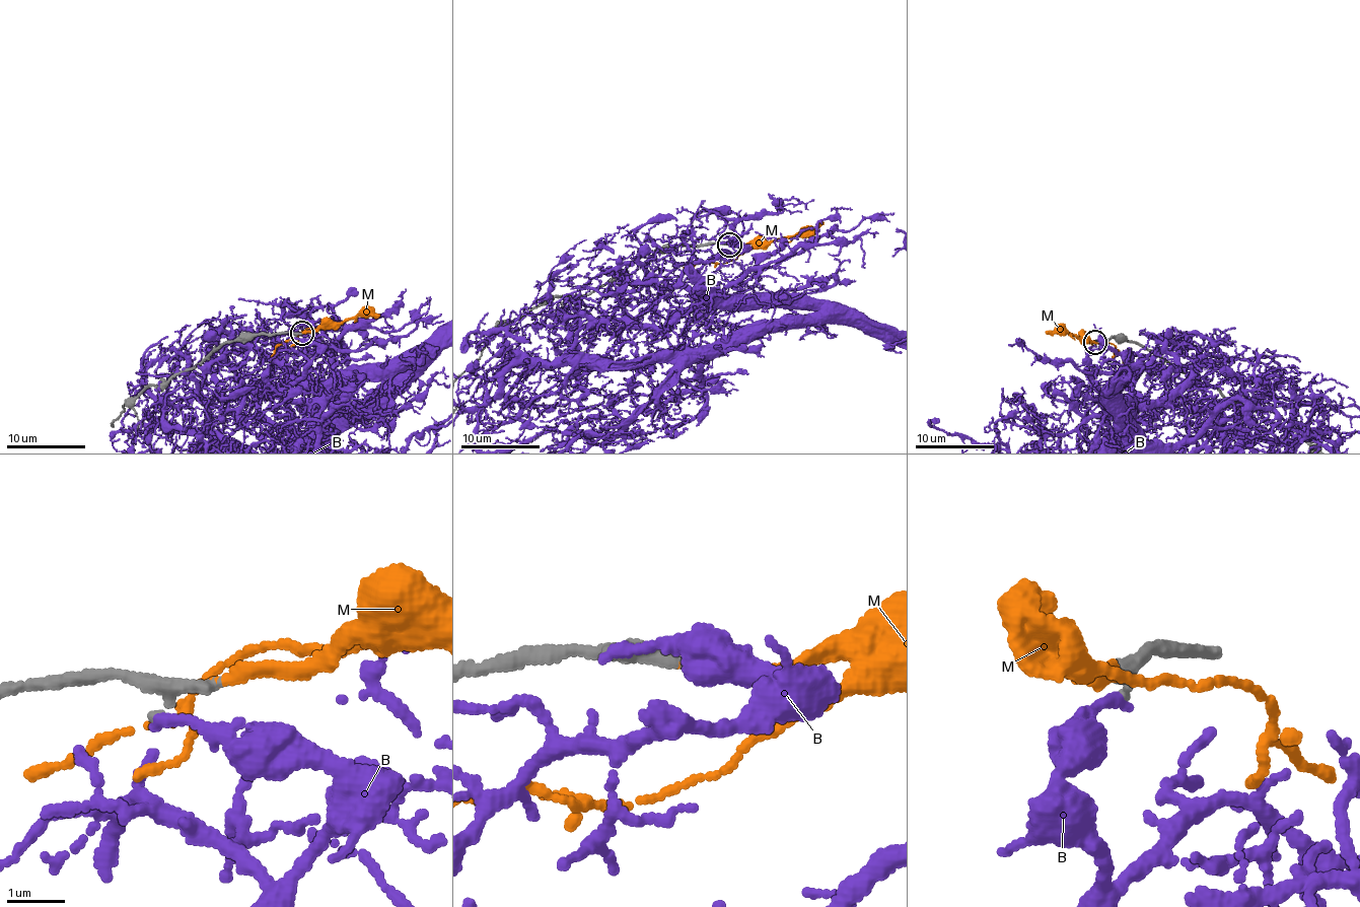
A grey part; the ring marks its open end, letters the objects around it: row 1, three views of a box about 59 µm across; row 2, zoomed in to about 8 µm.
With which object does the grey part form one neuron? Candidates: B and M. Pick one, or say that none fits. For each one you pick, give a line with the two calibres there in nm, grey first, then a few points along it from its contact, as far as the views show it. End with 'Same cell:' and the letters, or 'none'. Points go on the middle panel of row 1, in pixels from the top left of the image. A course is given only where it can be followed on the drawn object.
M: 220 nm thick on the grey side, 180 nm on the other
Same cell: M

